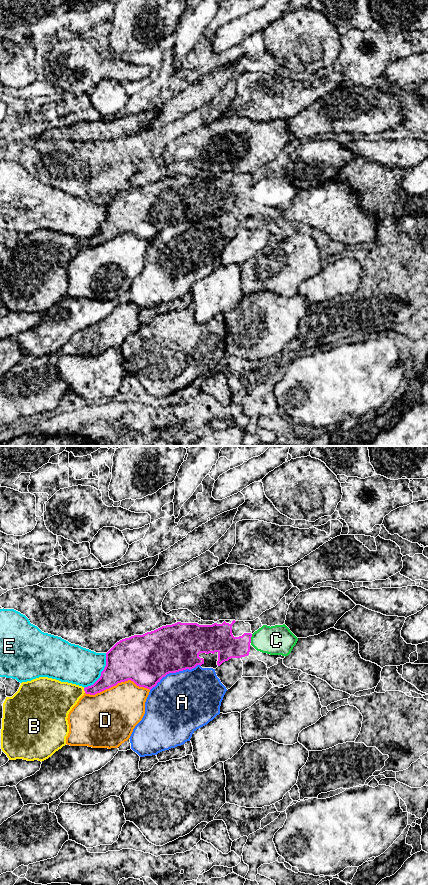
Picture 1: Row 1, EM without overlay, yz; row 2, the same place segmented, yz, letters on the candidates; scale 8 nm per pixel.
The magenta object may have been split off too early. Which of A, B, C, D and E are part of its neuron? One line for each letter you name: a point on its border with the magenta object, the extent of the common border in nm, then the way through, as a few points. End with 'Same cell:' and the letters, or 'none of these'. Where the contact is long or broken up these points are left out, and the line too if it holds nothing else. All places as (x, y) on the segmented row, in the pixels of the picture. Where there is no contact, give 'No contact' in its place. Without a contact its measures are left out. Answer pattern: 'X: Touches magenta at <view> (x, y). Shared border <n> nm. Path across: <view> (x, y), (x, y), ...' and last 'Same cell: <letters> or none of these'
Same cell: none of these

